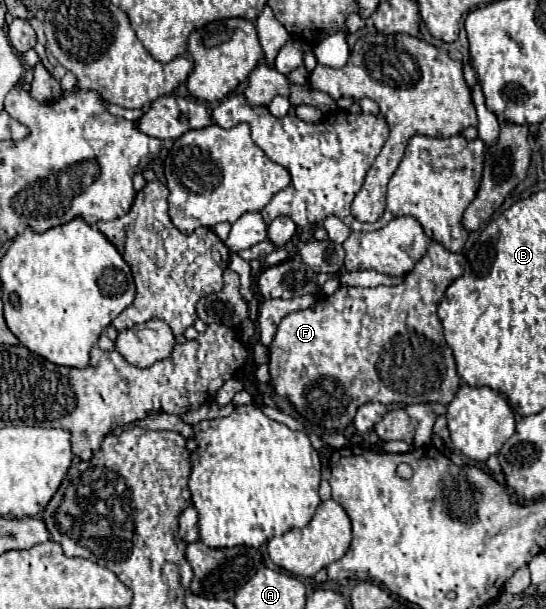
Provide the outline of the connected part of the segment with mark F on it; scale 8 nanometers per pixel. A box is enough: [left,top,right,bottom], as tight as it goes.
[269,242,465,430]

